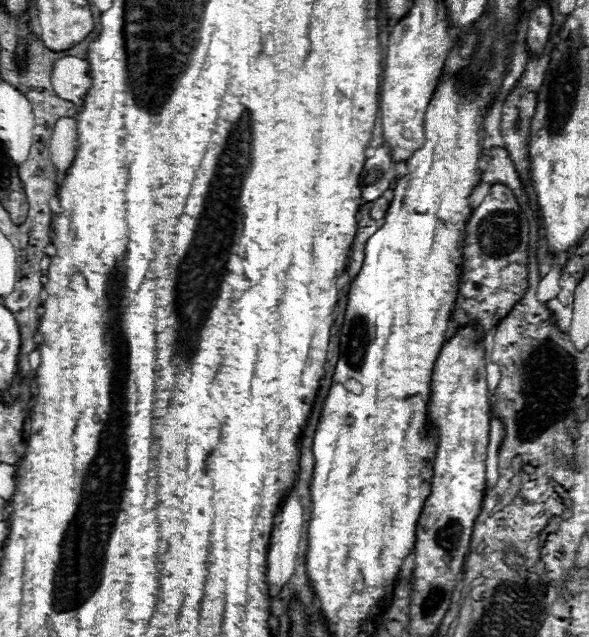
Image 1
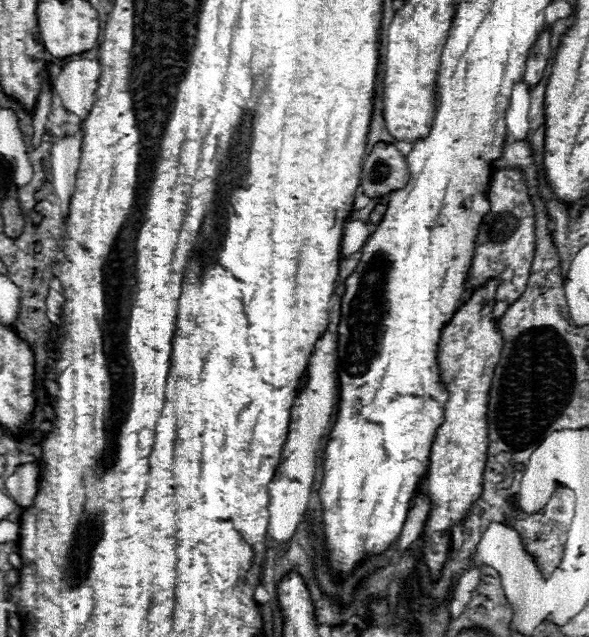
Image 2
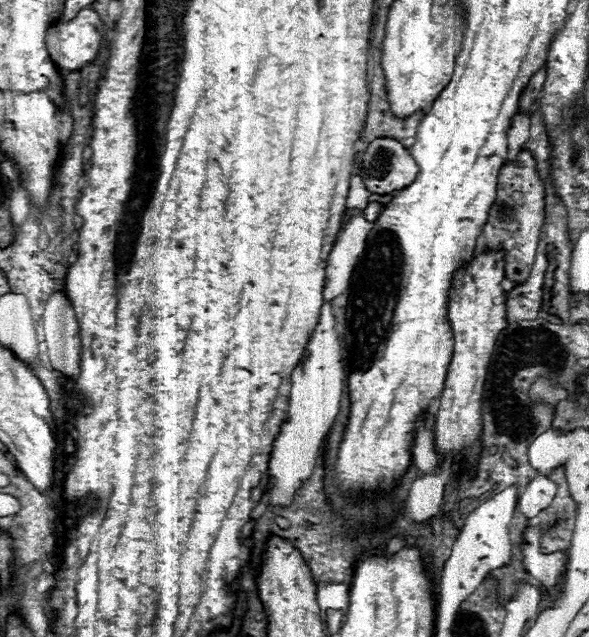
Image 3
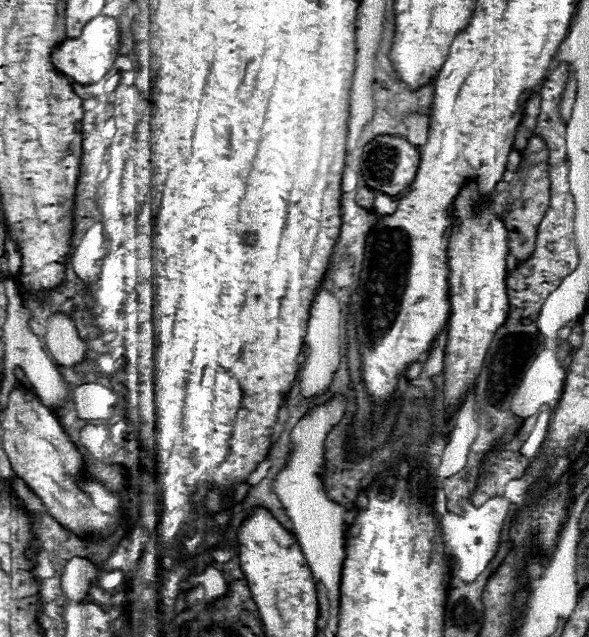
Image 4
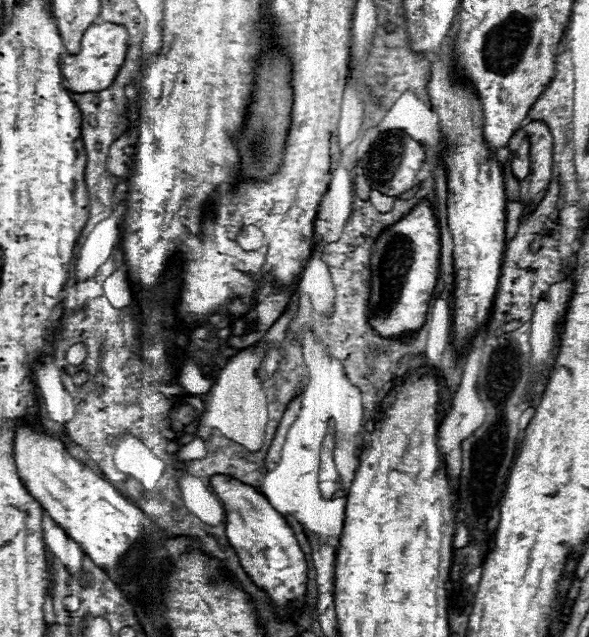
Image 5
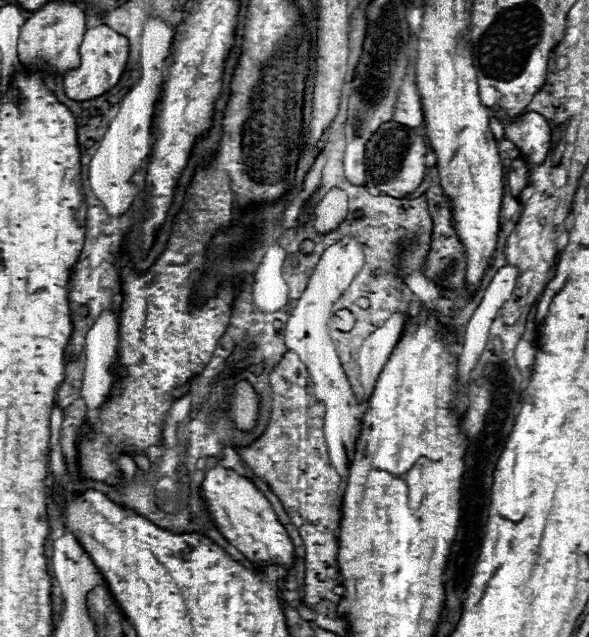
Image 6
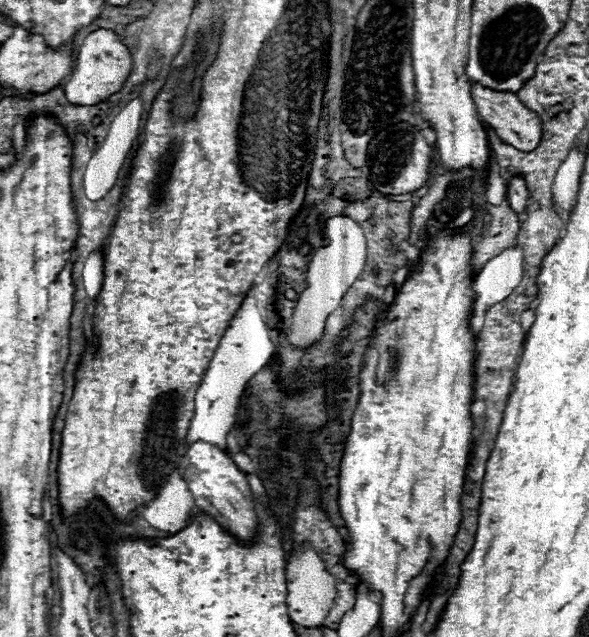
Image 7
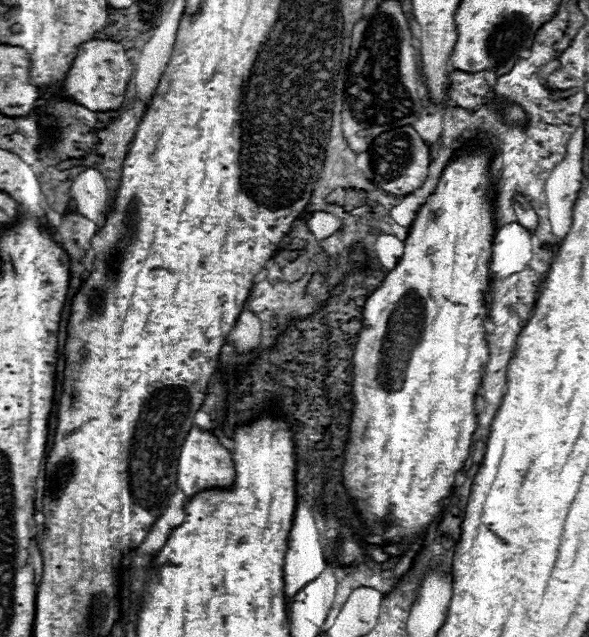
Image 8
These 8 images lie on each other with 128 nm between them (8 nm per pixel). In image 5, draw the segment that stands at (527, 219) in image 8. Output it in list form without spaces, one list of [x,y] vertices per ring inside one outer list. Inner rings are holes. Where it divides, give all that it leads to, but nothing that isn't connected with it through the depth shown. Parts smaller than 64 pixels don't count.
[[[524,138],[524,142],[522,142],[522,146],[520,146],[520,150],[516,150],[514,152],[514,160],[512,160],[512,174],[516,176],[516,180],[524,180],[526,176],[528,176],[528,172],[530,172],[530,158],[528,158],[528,148],[530,148],[530,144],[526,142],[526,138]]]

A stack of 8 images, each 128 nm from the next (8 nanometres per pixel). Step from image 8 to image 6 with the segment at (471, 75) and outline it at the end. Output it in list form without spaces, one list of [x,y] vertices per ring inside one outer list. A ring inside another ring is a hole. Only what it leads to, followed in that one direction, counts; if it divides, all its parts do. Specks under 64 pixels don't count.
[[[524,112],[514,122],[508,122],[504,126],[504,134],[520,152],[526,154],[526,160],[530,164],[544,162],[550,150],[552,132],[542,116],[538,116],[536,112]]]

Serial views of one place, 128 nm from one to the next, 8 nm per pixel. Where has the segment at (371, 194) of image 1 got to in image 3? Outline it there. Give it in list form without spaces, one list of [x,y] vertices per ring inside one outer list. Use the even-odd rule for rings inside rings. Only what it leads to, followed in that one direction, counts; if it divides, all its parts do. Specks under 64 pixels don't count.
[[[376,138],[362,154],[360,176],[364,178],[364,184],[372,194],[390,194],[394,190],[402,190],[414,182],[416,174],[418,174],[418,166],[410,156],[410,150],[404,148],[394,138]]]

